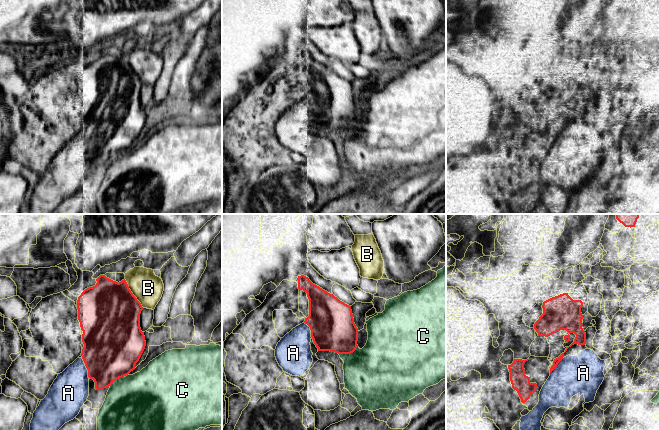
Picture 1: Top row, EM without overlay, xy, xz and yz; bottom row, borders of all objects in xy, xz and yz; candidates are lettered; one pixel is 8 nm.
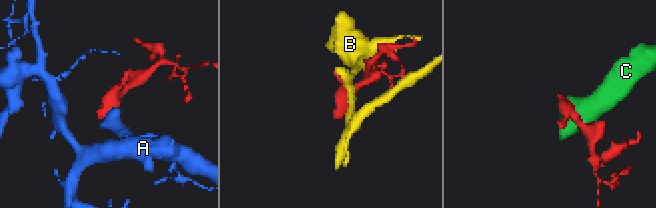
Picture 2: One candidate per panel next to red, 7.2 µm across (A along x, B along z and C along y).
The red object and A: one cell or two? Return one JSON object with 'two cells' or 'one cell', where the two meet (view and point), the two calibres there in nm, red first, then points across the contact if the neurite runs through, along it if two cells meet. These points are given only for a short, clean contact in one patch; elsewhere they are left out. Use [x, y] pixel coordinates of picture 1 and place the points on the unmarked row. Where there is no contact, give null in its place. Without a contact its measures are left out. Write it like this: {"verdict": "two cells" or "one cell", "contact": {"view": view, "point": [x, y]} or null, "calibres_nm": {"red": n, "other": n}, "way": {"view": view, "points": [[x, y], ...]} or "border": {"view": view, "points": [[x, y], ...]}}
{"verdict": "one cell", "contact": {"view": "xy", "point": [86, 143]}, "calibres_nm": {"red": 460, "other": 300}}

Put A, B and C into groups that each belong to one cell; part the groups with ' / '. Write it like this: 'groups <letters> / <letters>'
groups A / B / C

